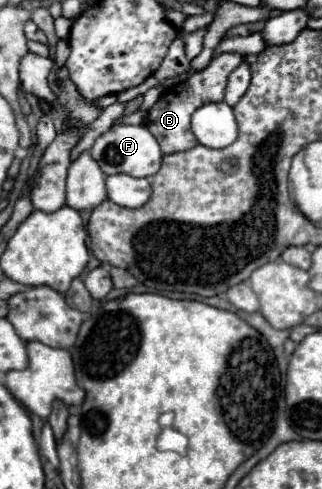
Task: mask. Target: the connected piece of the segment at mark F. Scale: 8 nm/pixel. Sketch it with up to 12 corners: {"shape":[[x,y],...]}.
{"shape":[[112,125],[92,149],[104,175],[150,177],[162,151],[146,125]]}

